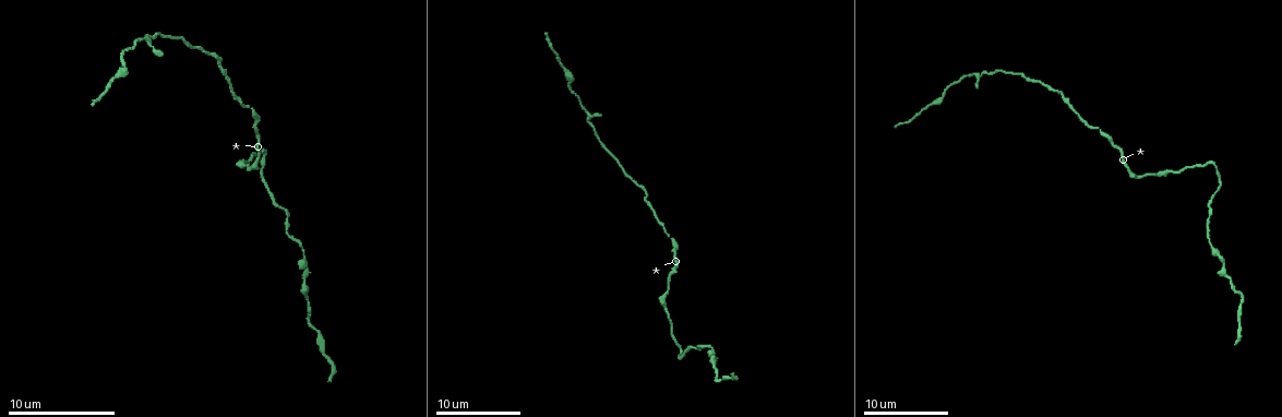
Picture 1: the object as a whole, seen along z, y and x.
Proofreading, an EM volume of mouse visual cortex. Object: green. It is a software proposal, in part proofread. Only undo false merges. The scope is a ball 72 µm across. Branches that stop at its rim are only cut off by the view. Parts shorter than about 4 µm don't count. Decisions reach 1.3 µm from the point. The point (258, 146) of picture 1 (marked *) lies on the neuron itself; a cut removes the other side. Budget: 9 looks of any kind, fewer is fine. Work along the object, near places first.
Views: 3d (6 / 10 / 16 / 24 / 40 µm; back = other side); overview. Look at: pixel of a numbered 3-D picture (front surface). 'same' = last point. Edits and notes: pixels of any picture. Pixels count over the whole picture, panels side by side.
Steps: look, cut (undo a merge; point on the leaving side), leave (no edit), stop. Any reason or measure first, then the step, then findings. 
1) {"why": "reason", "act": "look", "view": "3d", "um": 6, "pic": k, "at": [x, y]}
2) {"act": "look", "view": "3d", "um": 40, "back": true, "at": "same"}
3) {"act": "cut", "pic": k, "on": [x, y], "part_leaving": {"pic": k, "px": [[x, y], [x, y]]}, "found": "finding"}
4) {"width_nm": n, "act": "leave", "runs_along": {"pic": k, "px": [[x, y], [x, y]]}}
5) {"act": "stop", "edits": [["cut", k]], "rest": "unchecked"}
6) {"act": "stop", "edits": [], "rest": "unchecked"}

{"why": "sharp bend", "act": "look", "view": "3d", "um": 6, "pic": 1, "at": [263, 149]}

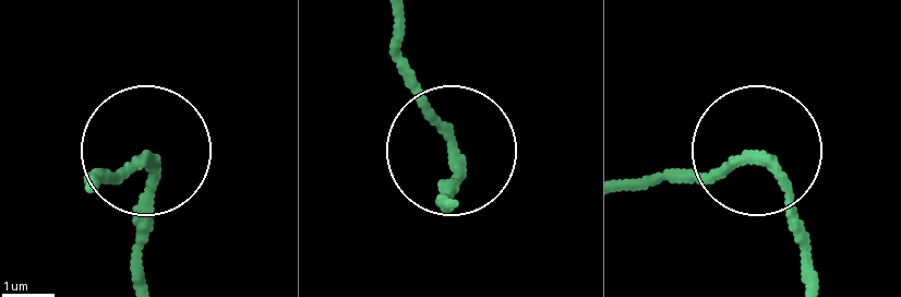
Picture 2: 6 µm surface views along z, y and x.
{"act": "leave", "runs_along": {"pic": 2, "px": [[629, 192], [760, 157], [781, 179], [807, 266]]}, "found": "all the same neuron"}

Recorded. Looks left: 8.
{"why": "two arms in line, one across", "act": "look", "view": "3d", "um": 6, "pic": 1, "at": [1224, 274]}

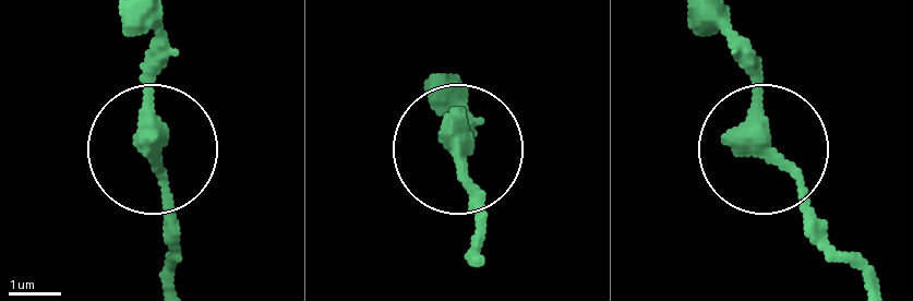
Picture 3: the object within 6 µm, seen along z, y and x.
{"arms": 3, "act": "leave", "found": "continuous, no second neuron"}

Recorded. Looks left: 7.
{"why": "calibre changes", "act": "look", "view": "3d", "um": 10, "pic": 1, "at": [583, 106]}

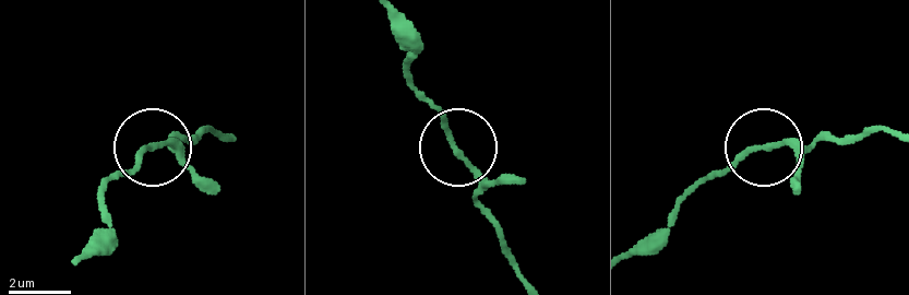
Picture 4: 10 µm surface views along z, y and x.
{"act": "leave", "runs_along": {"pic": 4, "px": [[527, 282], [452, 133], [405, 81]]}, "found": "continuous, no second neuron"}

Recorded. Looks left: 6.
{"why": "sudden change in width", "act": "look", "view": "3d", "um": 10, "pic": 1, "at": [115, 78]}

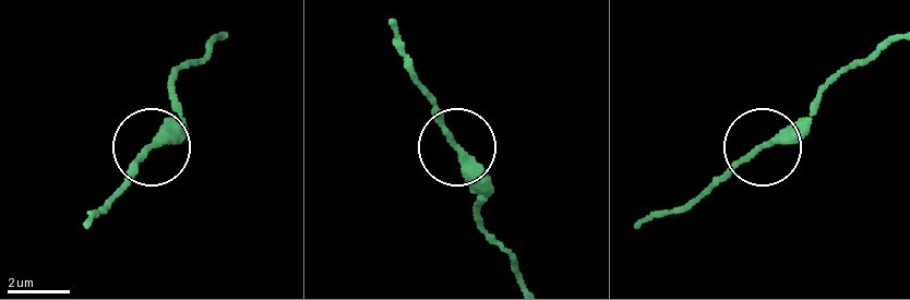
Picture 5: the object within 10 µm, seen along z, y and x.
{"act": "leave", "found": "one neuron here"}

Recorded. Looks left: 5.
{"act": "stop", "edits": [], "rest": "unchecked"}

